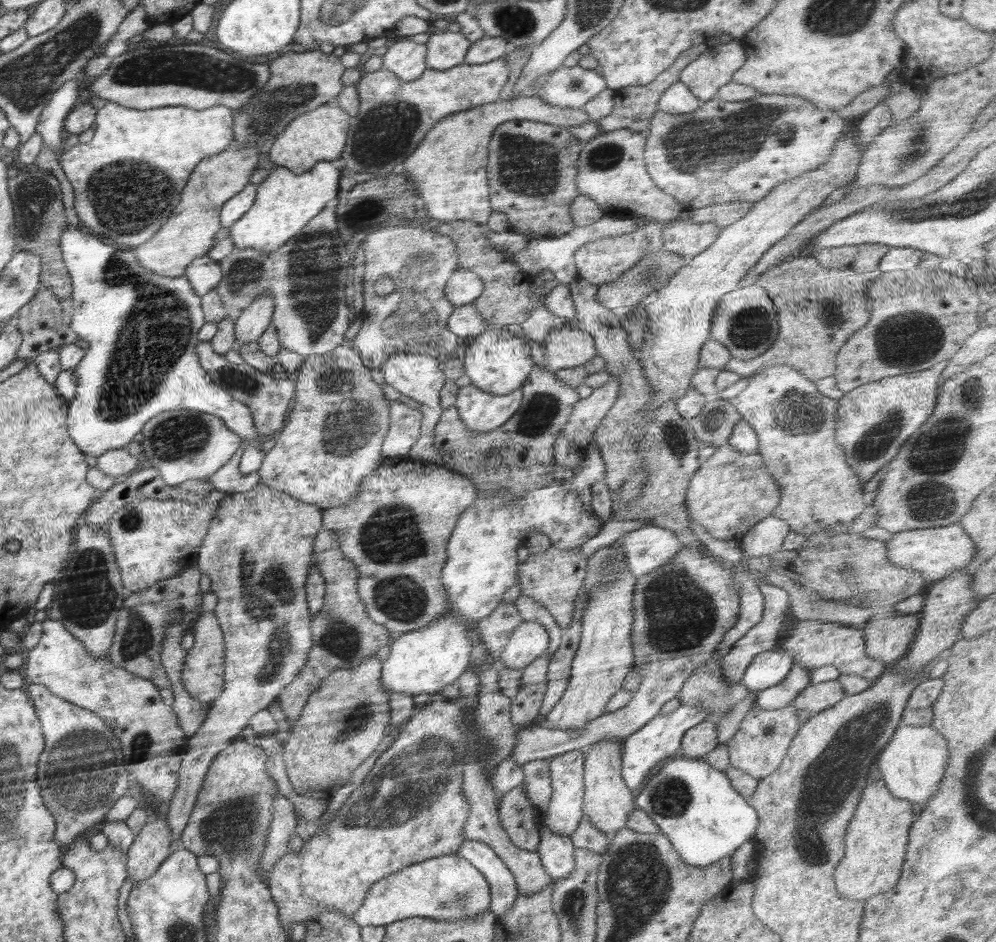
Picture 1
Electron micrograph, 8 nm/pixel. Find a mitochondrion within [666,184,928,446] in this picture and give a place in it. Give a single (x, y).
(800, 411)

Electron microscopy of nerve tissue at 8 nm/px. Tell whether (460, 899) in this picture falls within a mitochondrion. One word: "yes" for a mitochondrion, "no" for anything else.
yes

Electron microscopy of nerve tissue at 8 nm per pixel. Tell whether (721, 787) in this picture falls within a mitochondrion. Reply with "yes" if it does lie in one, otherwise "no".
no

